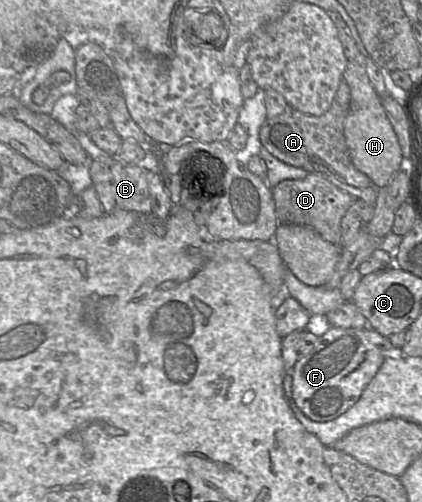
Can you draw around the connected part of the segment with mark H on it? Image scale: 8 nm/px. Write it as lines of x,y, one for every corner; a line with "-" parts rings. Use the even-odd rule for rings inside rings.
349,60
342,79
350,89
349,110
344,121
344,137
350,159
356,169
372,181
374,187
385,187
402,162
397,136
386,117
381,98
369,82
365,67
356,60

